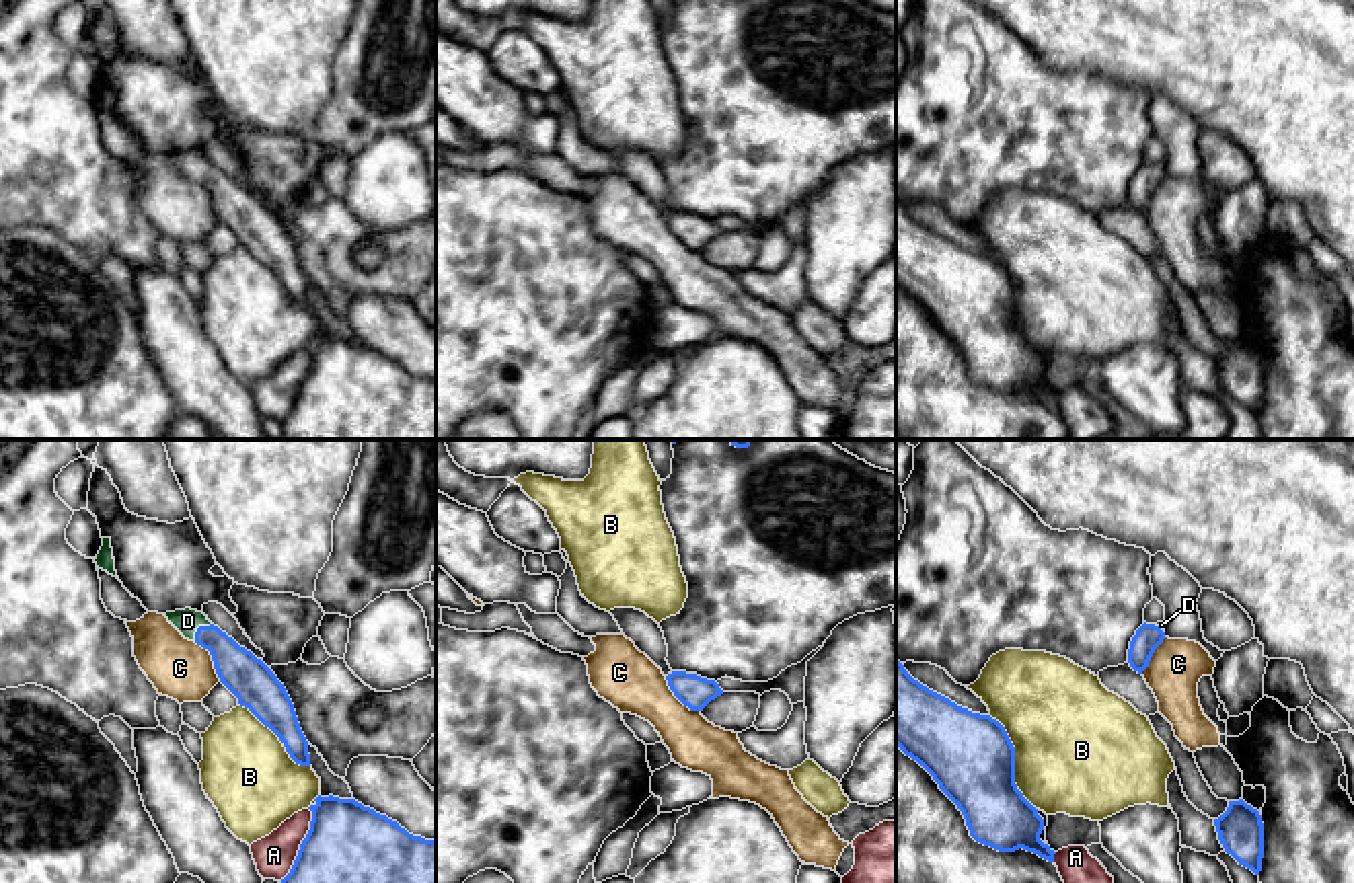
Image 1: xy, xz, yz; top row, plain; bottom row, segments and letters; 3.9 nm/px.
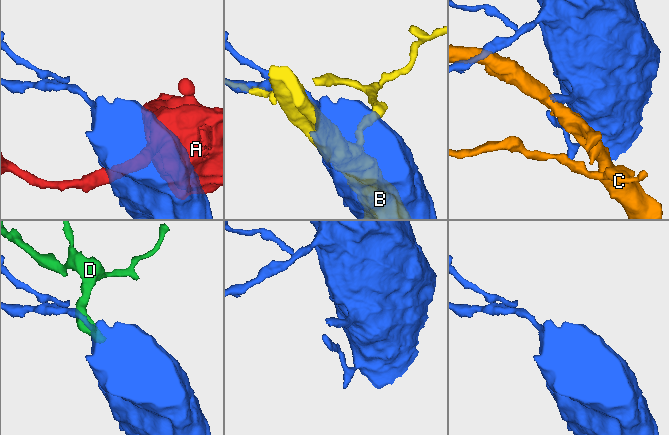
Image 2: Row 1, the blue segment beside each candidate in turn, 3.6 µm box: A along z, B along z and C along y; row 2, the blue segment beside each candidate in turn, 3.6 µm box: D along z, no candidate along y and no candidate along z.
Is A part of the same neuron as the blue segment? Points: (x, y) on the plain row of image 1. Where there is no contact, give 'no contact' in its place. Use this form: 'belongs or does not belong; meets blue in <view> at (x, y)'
does not belong; meets blue in xy at (301, 385)

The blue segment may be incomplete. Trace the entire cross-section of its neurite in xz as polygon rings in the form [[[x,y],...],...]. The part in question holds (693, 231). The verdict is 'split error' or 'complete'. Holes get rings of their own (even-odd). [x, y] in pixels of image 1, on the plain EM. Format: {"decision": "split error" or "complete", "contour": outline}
{"decision": "complete", "contour": [[[672,212],[666,220],[674,236],[690,251],[703,251],[711,240],[723,234],[715,220],[697,214]]]}

